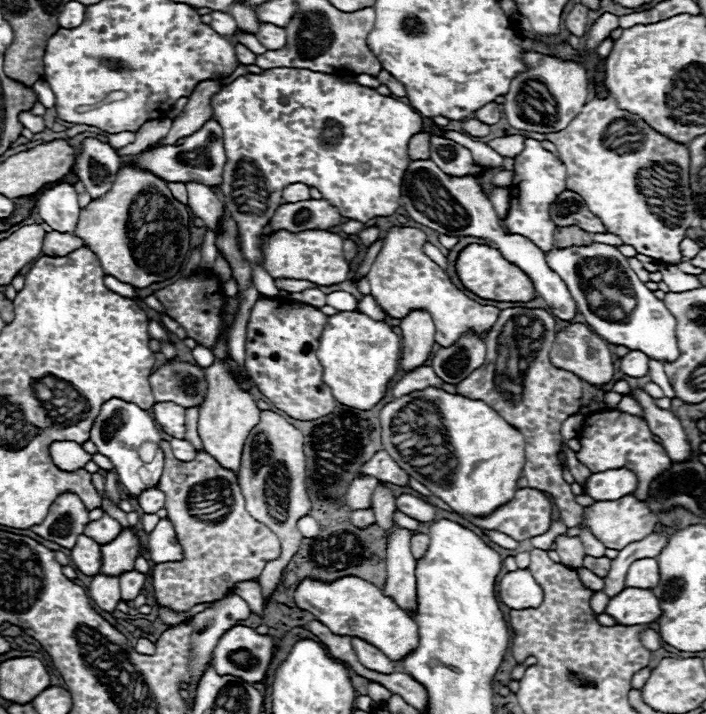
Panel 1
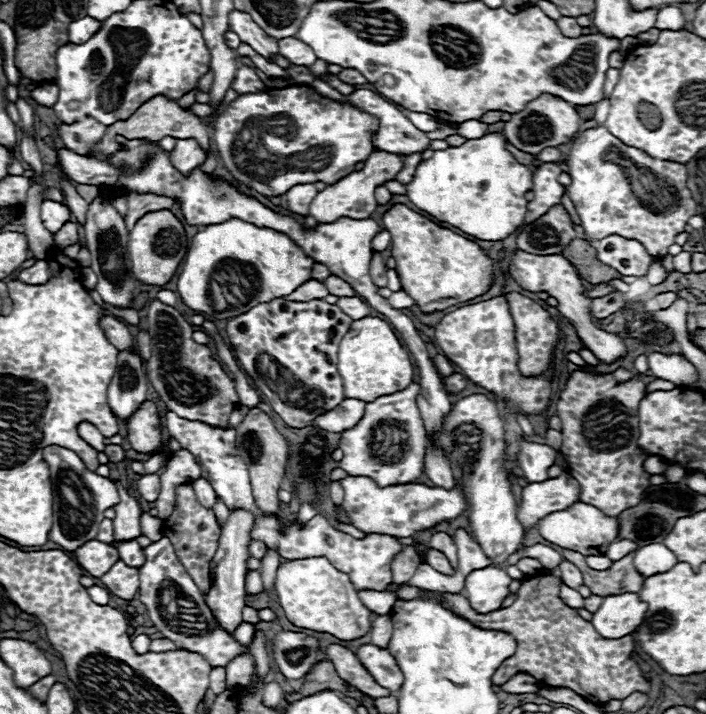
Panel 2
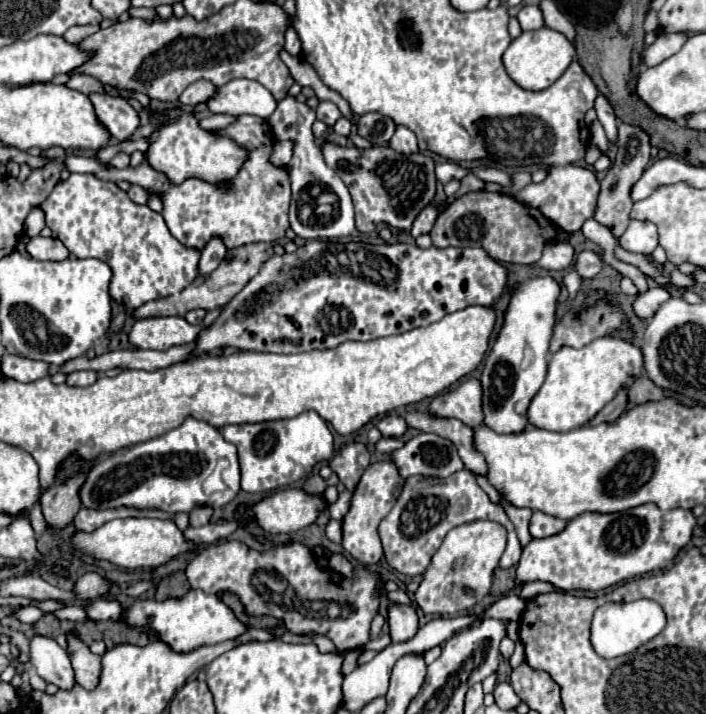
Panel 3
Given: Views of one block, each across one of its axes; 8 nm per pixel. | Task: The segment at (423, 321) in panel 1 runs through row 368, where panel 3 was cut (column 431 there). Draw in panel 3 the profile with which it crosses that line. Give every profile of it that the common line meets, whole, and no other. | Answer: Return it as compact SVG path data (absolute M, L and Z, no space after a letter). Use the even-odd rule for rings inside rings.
M468 378L464 382L460 382L456 388L436 396L430 404L432 414L440 414L442 418L458 418L462 420L466 426L478 426L484 422L484 414L482 414L482 384L478 378Z

